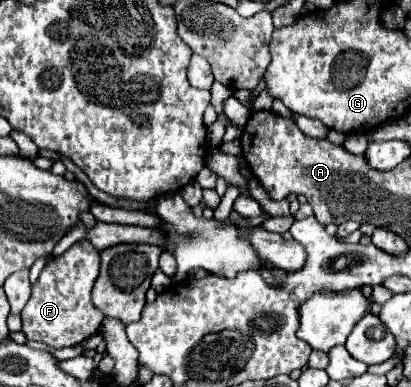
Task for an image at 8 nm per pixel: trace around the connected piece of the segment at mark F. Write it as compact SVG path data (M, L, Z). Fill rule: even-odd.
M88 240L76 242L62 256L54 256L40 272L36 284L32 286L32 296L20 314L24 336L50 348L66 348L96 334L104 320L104 314L92 302L92 286L98 274L100 252L88 244Z

